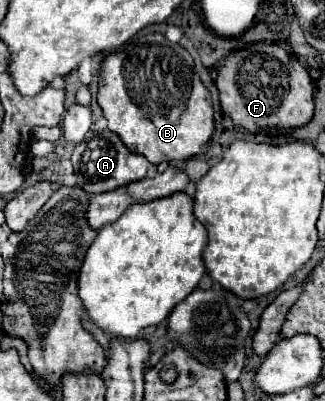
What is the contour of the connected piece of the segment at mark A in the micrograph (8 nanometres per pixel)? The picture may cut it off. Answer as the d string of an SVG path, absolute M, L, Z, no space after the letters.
M110 129L104 131L90 131L86 139L74 147L72 153L72 163L74 163L74 173L78 177L78 185L84 187L88 193L104 193L112 191L116 187L128 185L132 181L144 179L144 177L154 177L156 175L156 165L152 165L144 155L132 153L118 135L114 135Z

